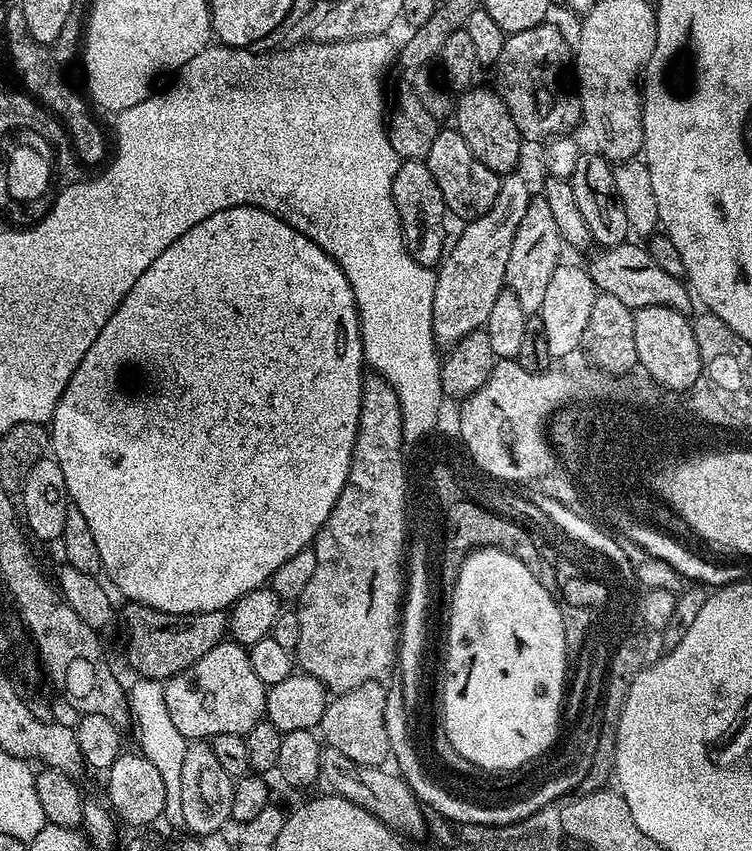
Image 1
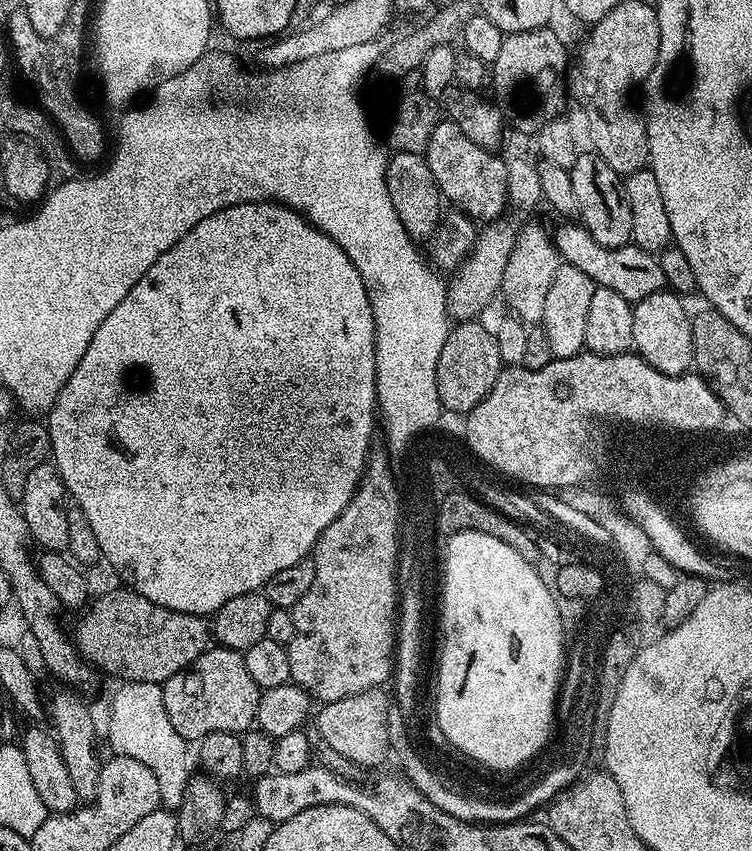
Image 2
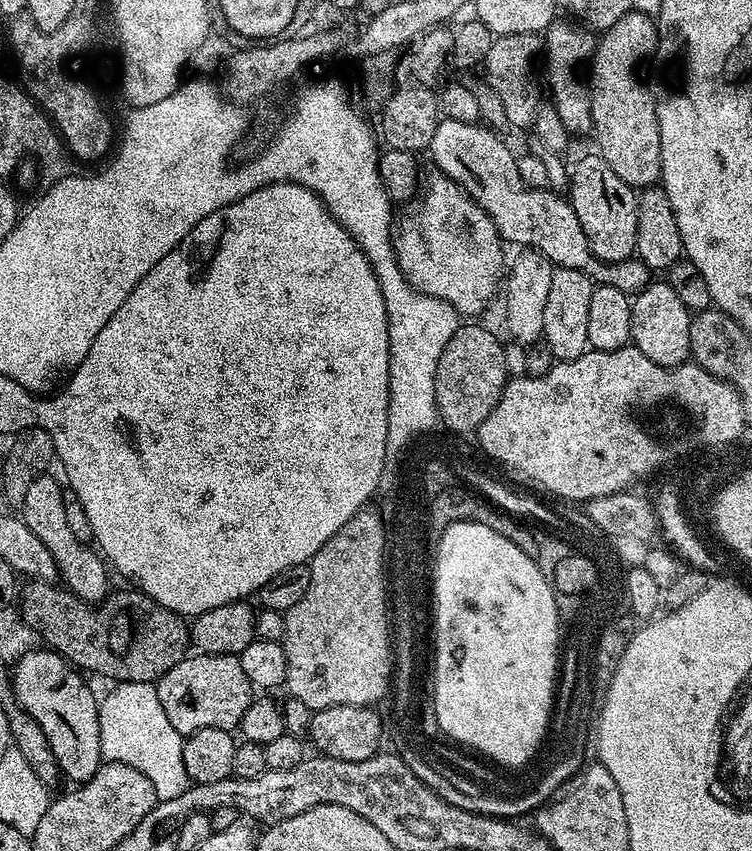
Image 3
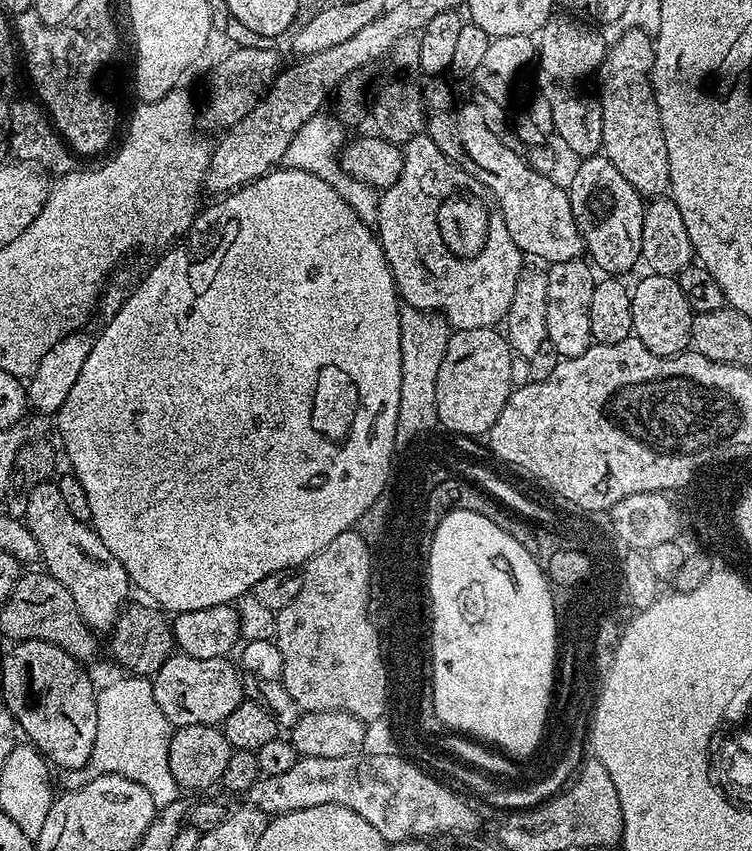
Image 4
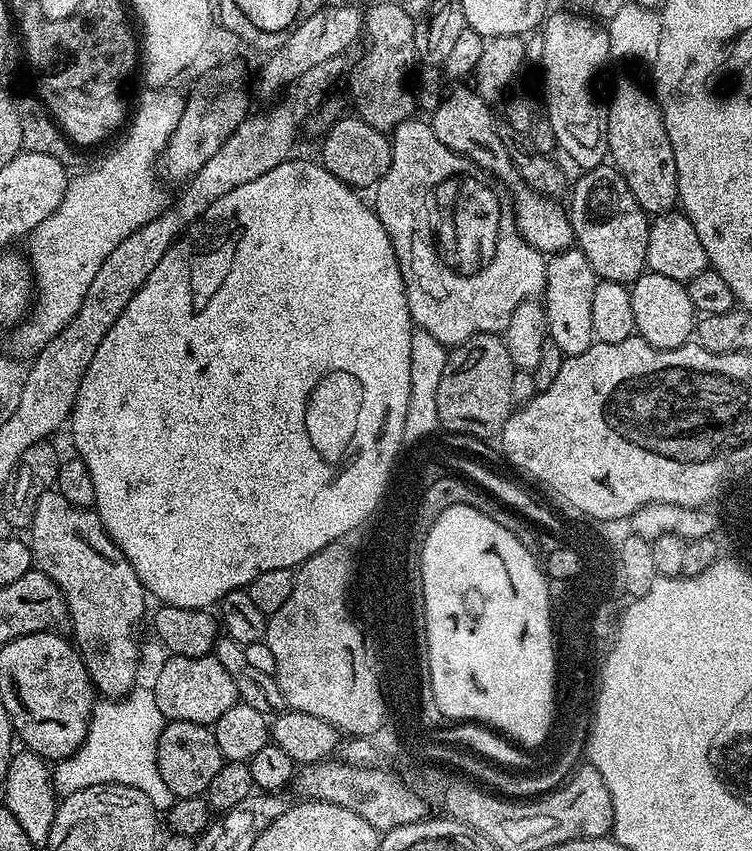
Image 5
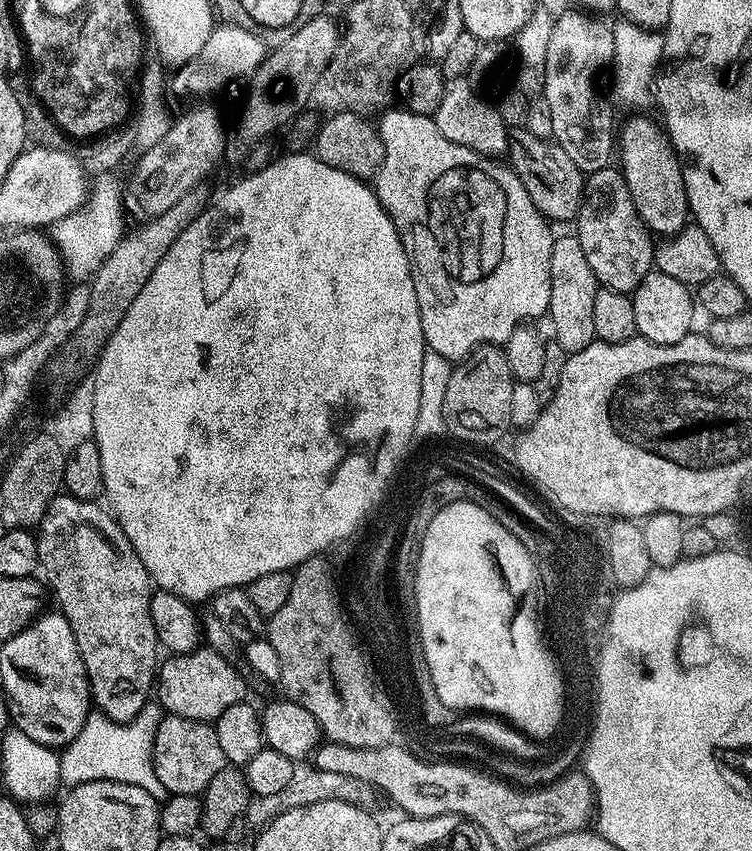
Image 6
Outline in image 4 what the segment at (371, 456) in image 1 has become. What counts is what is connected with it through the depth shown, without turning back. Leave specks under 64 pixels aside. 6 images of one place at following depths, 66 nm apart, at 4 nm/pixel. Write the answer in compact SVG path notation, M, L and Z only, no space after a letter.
M340 536L322 556L311 557L304 564L308 570L304 592L290 606L276 613L276 645L282 650L282 683L298 702L301 713L345 712L376 717L384 709L384 671L377 656L376 635L365 619L365 588L368 557L364 544L356 536Z

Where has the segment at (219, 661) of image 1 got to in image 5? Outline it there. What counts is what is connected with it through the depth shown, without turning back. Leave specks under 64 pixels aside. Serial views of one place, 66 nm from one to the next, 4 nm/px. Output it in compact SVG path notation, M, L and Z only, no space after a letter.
M169 655L167 659L156 676L156 684L151 685L158 710L162 710L165 721L185 720L212 726L218 718L222 718L222 714L226 714L226 710L230 710L230 706L237 704L234 678L230 678L226 666L222 666L215 655L198 658Z

